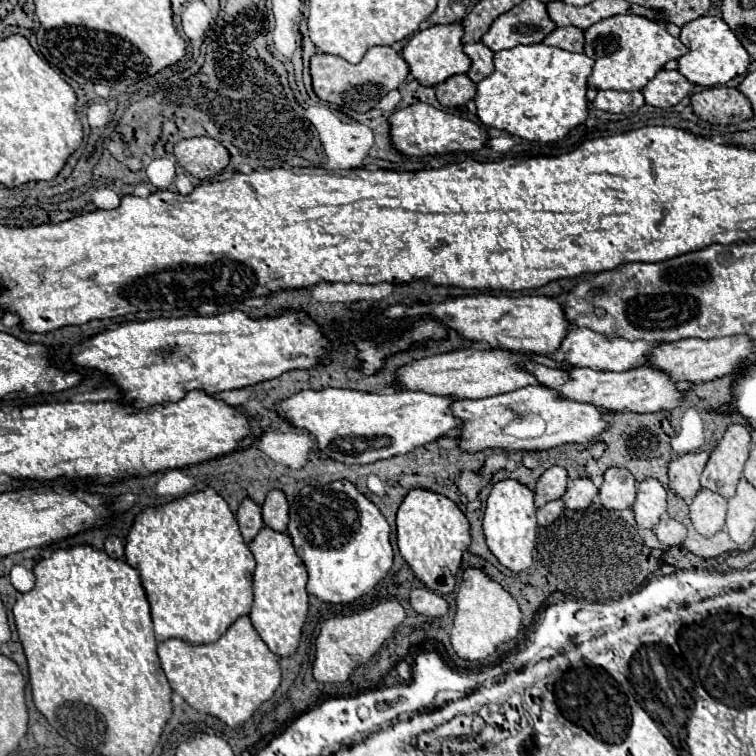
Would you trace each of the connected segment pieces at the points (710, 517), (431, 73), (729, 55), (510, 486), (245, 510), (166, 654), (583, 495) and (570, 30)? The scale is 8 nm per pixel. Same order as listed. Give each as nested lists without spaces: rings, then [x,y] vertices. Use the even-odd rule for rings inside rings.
[[[708,489],[698,491],[694,501],[690,503],[692,525],[702,537],[712,537],[724,527],[724,513],[726,499]]]
[[[452,23],[452,25],[434,25],[426,27],[422,31],[416,31],[400,51],[402,59],[410,67],[410,75],[424,87],[434,87],[438,83],[444,83],[448,77],[466,73],[470,69],[470,61],[462,51],[462,25]]]
[[[698,17],[682,27],[680,41],[690,47],[688,55],[678,59],[678,71],[692,83],[702,87],[724,85],[736,75],[744,75],[750,65],[750,57],[746,49],[740,45],[736,35],[724,25],[720,17]]]
[[[512,479],[494,483],[492,493],[488,495],[488,501],[486,501],[482,527],[484,527],[486,545],[492,551],[492,555],[500,561],[500,565],[510,569],[512,573],[518,573],[532,565],[532,549],[536,547],[538,525],[536,525],[534,495],[526,485]]]
[[[246,499],[246,501],[238,507],[236,517],[238,517],[236,521],[238,521],[238,527],[240,527],[242,539],[244,539],[246,543],[250,543],[250,541],[258,535],[258,531],[264,527],[262,517],[260,517],[260,507],[258,507],[254,501],[250,501],[250,499]]]
[[[240,617],[232,623],[214,643],[188,645],[180,639],[168,639],[160,643],[156,651],[170,687],[192,709],[208,713],[232,729],[246,723],[252,713],[274,695],[282,677],[278,657],[268,649],[268,645],[264,645],[248,617]]]
[[[574,479],[568,483],[562,501],[566,509],[588,509],[596,495],[598,495],[598,487],[590,479]]]
[[[558,27],[550,35],[546,35],[542,43],[560,47],[564,51],[582,53],[584,51],[584,31],[576,29],[576,27]]]

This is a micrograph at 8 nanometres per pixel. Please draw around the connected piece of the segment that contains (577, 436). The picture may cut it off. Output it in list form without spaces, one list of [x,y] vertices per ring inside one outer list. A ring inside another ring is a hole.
[[[524,387],[486,399],[458,399],[452,413],[462,419],[460,447],[464,451],[482,451],[502,447],[508,451],[520,449],[550,449],[564,443],[588,443],[608,429],[604,421],[606,409],[592,403],[578,403],[558,395],[548,387]]]

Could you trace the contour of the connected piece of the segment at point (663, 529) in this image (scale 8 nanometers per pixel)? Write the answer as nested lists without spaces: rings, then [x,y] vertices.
[[[664,515],[656,525],[656,537],[664,547],[674,547],[686,539],[686,527],[676,519]]]

